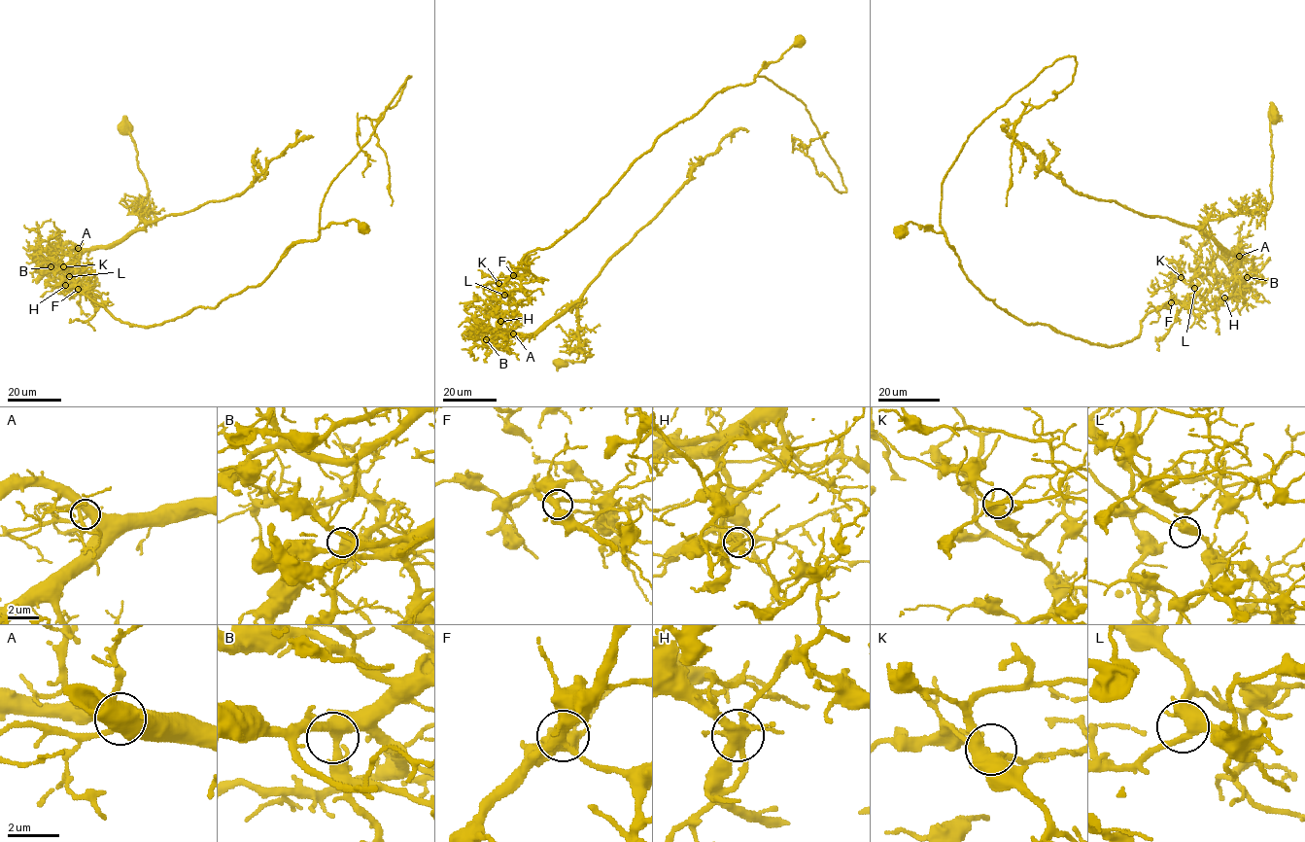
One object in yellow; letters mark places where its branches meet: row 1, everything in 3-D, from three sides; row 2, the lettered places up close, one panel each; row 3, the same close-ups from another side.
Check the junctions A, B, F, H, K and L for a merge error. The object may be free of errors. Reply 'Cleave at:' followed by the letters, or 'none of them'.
Cleave at: H

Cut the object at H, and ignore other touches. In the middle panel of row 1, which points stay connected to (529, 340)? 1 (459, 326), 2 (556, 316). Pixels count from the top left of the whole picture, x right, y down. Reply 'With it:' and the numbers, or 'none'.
With it: 1, 2

